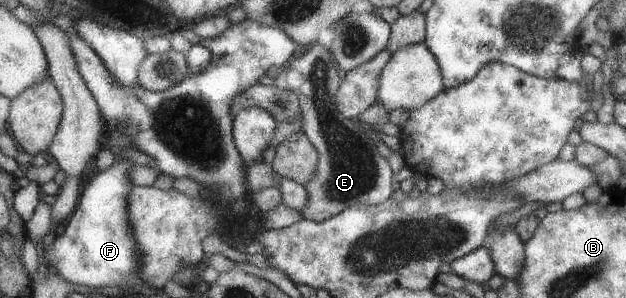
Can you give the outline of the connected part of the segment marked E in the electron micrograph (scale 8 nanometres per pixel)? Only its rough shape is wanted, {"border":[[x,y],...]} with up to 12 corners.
{"border":[[320,42],[275,78],[317,146],[302,218],[322,222],[394,194],[390,160],[346,118]]}

